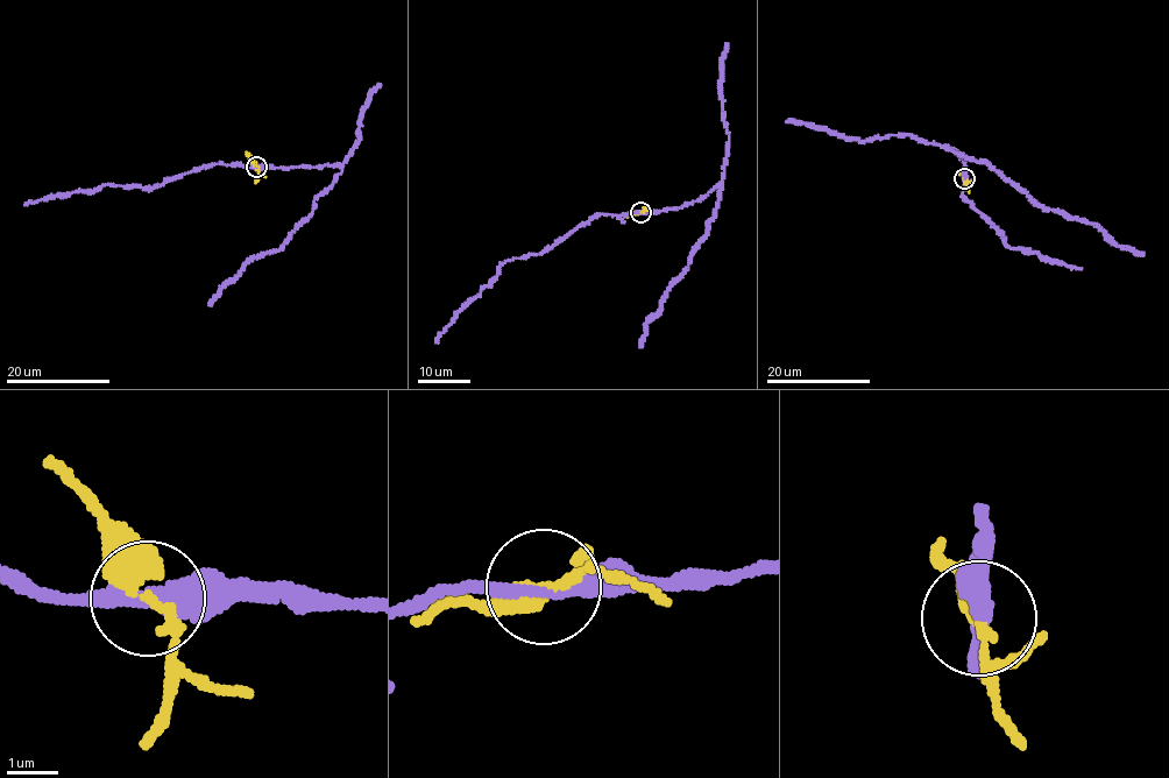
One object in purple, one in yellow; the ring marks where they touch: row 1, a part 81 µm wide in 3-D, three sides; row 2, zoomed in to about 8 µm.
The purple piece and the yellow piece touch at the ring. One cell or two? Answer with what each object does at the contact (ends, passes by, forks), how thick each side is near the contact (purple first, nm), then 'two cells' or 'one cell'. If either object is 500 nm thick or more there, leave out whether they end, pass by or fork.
purple passes by; yellow passes by; 320 nm thick on the purple side, 340 nm on the other; two cells

